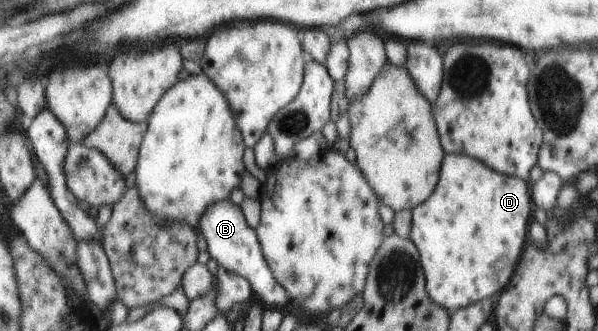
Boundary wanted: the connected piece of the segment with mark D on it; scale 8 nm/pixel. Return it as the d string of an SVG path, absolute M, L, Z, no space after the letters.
M446 153L440 171L437 189L433 190L431 197L412 209L409 238L418 249L429 297L452 314L478 301L491 298L491 295L499 293L509 283L527 239L532 199L530 181L493 173L493 169L483 165L482 161L467 155Z

